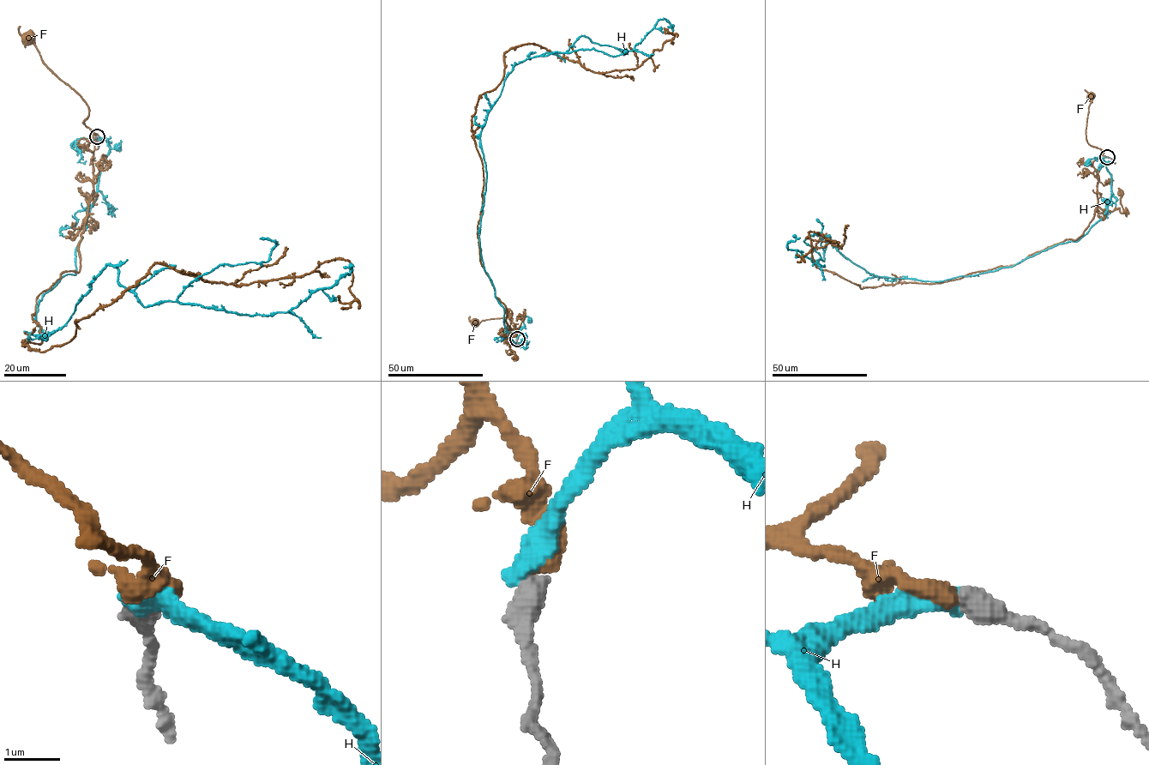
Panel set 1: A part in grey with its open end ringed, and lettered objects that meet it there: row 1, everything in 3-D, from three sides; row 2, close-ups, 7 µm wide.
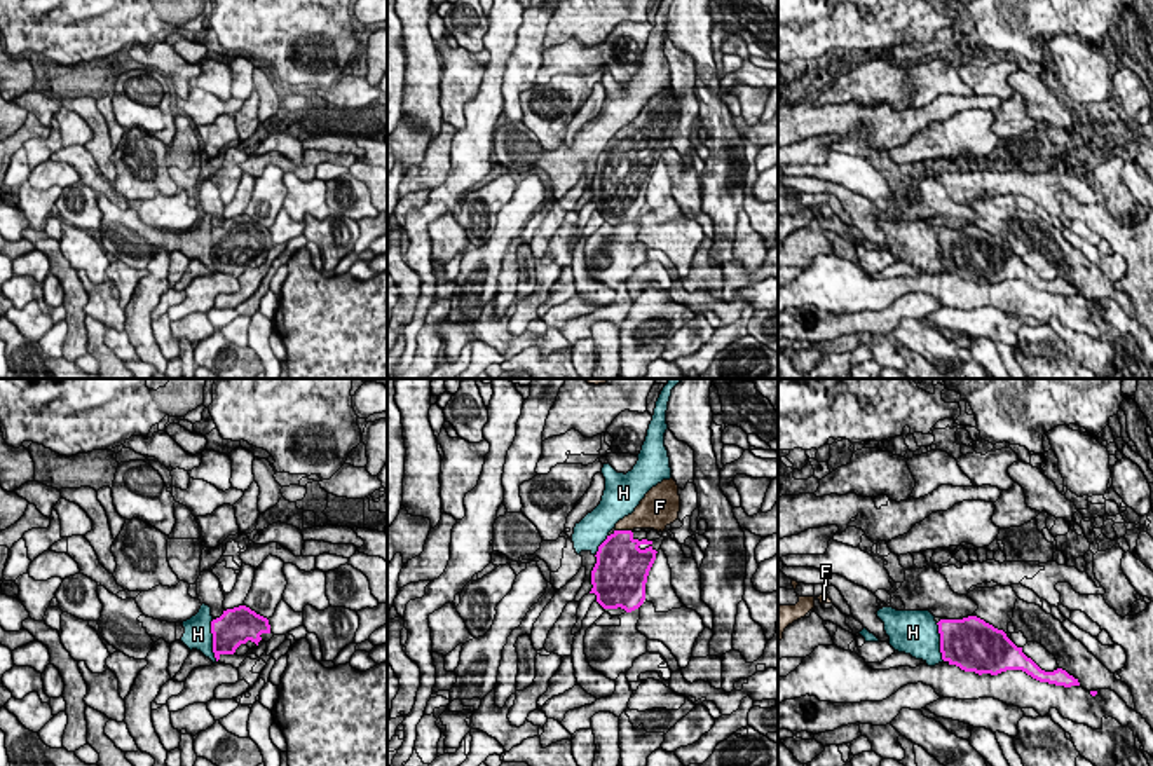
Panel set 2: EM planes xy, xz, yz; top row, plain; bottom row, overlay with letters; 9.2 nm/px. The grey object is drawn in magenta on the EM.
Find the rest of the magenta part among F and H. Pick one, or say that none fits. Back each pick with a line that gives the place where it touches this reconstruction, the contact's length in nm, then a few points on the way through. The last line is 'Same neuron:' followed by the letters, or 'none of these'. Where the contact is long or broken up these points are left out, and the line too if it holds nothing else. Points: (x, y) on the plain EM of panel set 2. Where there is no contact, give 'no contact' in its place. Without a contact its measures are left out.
F: contact xz (623, 140); length 140 nm
Same neuron: F

